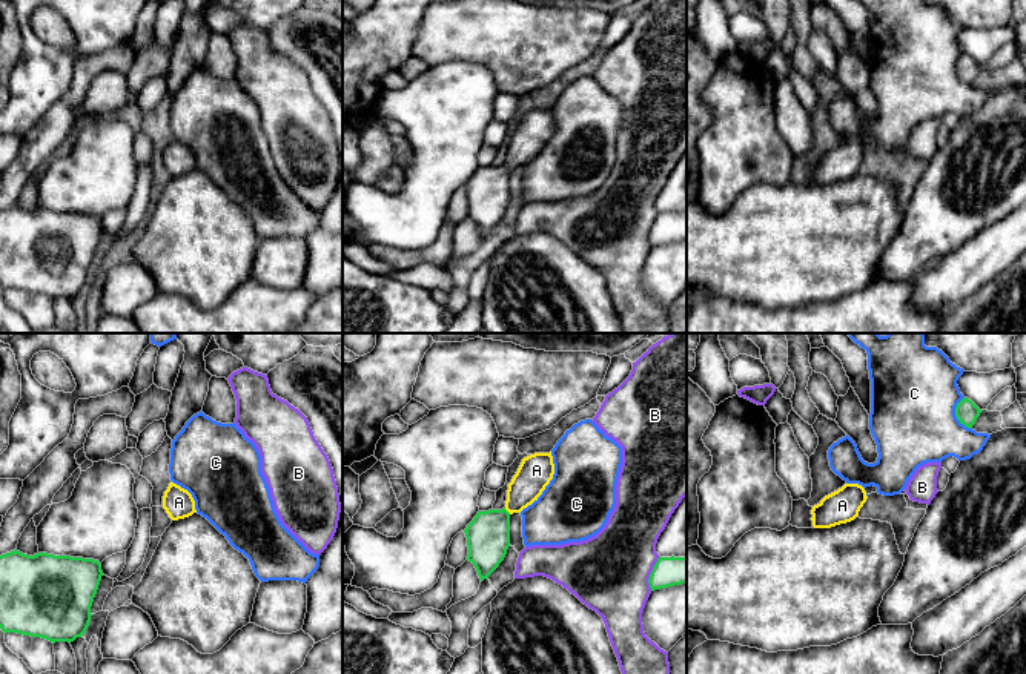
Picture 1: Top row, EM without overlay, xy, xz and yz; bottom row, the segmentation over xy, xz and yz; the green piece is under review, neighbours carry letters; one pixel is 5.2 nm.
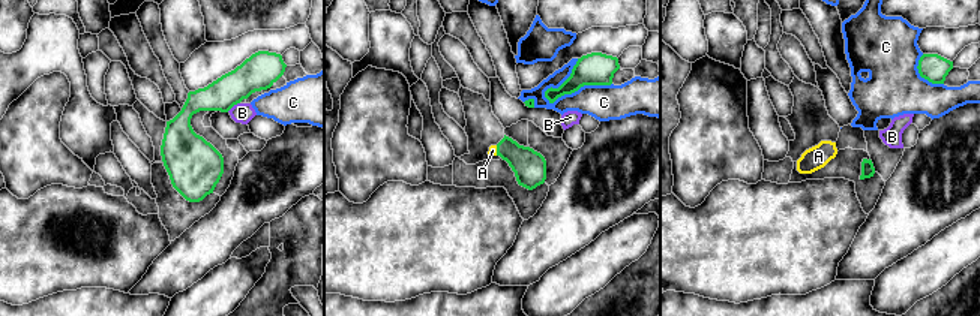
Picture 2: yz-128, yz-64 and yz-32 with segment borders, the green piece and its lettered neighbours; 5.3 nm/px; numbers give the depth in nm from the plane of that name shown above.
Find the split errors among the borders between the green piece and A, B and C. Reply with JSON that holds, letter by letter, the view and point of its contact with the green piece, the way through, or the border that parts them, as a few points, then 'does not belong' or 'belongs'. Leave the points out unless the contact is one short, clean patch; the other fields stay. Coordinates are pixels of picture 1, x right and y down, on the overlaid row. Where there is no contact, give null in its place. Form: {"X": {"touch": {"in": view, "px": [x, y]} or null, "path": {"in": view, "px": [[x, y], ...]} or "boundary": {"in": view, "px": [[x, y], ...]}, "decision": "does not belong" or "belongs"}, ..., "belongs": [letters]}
{"A": {"touch": {"in": "xz", "px": [506, 510]}, "path": {"in": "xz", "px": [[487, 535], [506, 510], [535, 473]]}, "decision": "belongs"}, "B": {"touch": {"in": "xz", "px": [652, 573]}, "decision": "does not belong"}, "C": {"touch": {"in": "yz", "px": [956, 415]}, "decision": "does not belong"}, "belongs": ["A"]}

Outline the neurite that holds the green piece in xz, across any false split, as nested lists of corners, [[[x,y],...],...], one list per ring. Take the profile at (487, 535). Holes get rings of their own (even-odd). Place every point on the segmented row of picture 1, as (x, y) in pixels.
[[[535,453],[522,459],[508,484],[502,510],[478,511],[464,530],[468,556],[481,582],[499,567],[510,547],[510,516],[521,513],[542,494],[554,474],[553,456]]]

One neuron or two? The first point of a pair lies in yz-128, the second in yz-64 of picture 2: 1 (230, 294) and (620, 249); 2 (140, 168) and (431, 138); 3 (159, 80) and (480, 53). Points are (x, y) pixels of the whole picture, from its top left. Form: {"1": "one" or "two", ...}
{"1": "one", "2": "two", "3": "one"}

